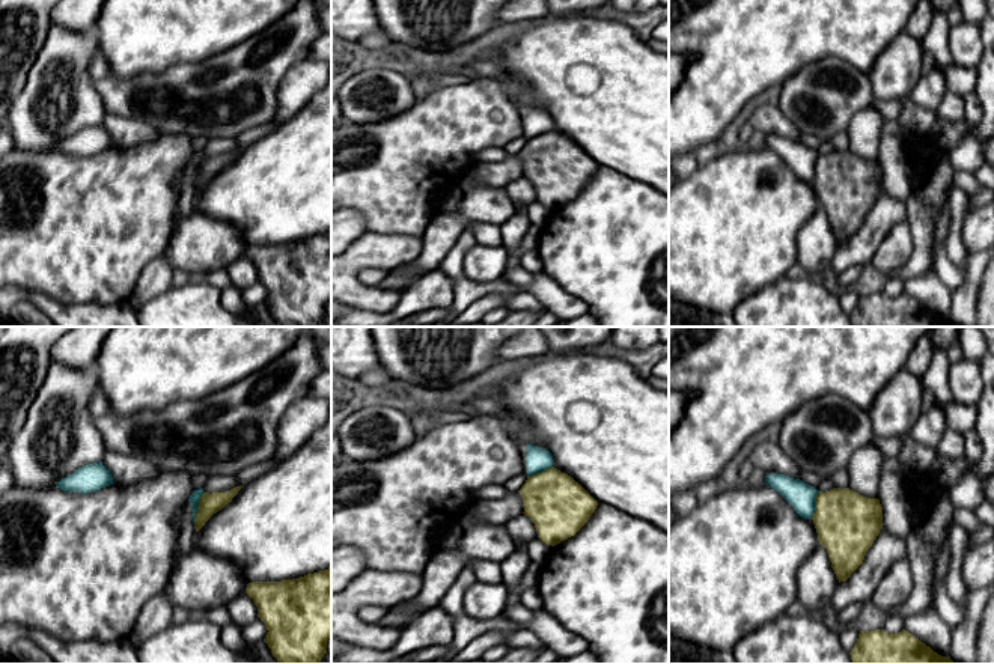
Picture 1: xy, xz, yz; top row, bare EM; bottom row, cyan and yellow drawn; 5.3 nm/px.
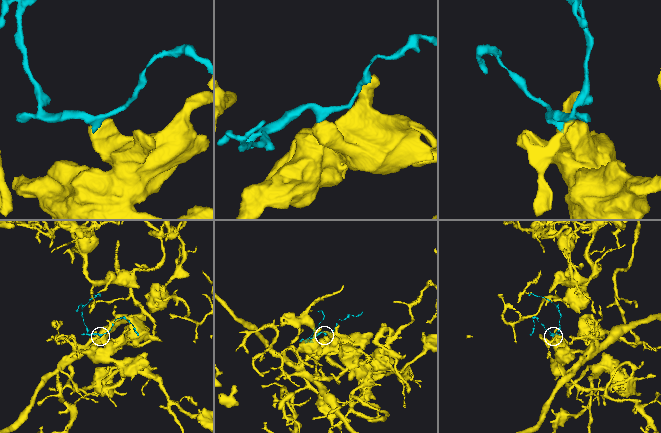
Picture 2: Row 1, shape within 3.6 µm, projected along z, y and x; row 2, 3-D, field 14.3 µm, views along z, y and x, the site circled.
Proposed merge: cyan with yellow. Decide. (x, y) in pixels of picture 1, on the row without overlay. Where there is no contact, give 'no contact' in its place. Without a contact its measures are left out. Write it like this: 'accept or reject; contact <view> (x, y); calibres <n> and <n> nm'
reject; contact xy (198, 170); calibres 60 and 110 nm

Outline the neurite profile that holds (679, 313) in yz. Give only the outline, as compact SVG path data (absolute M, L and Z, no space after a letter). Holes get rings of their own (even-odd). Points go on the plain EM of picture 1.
M669 297L669 327L736 327L730 313L709 312Z

